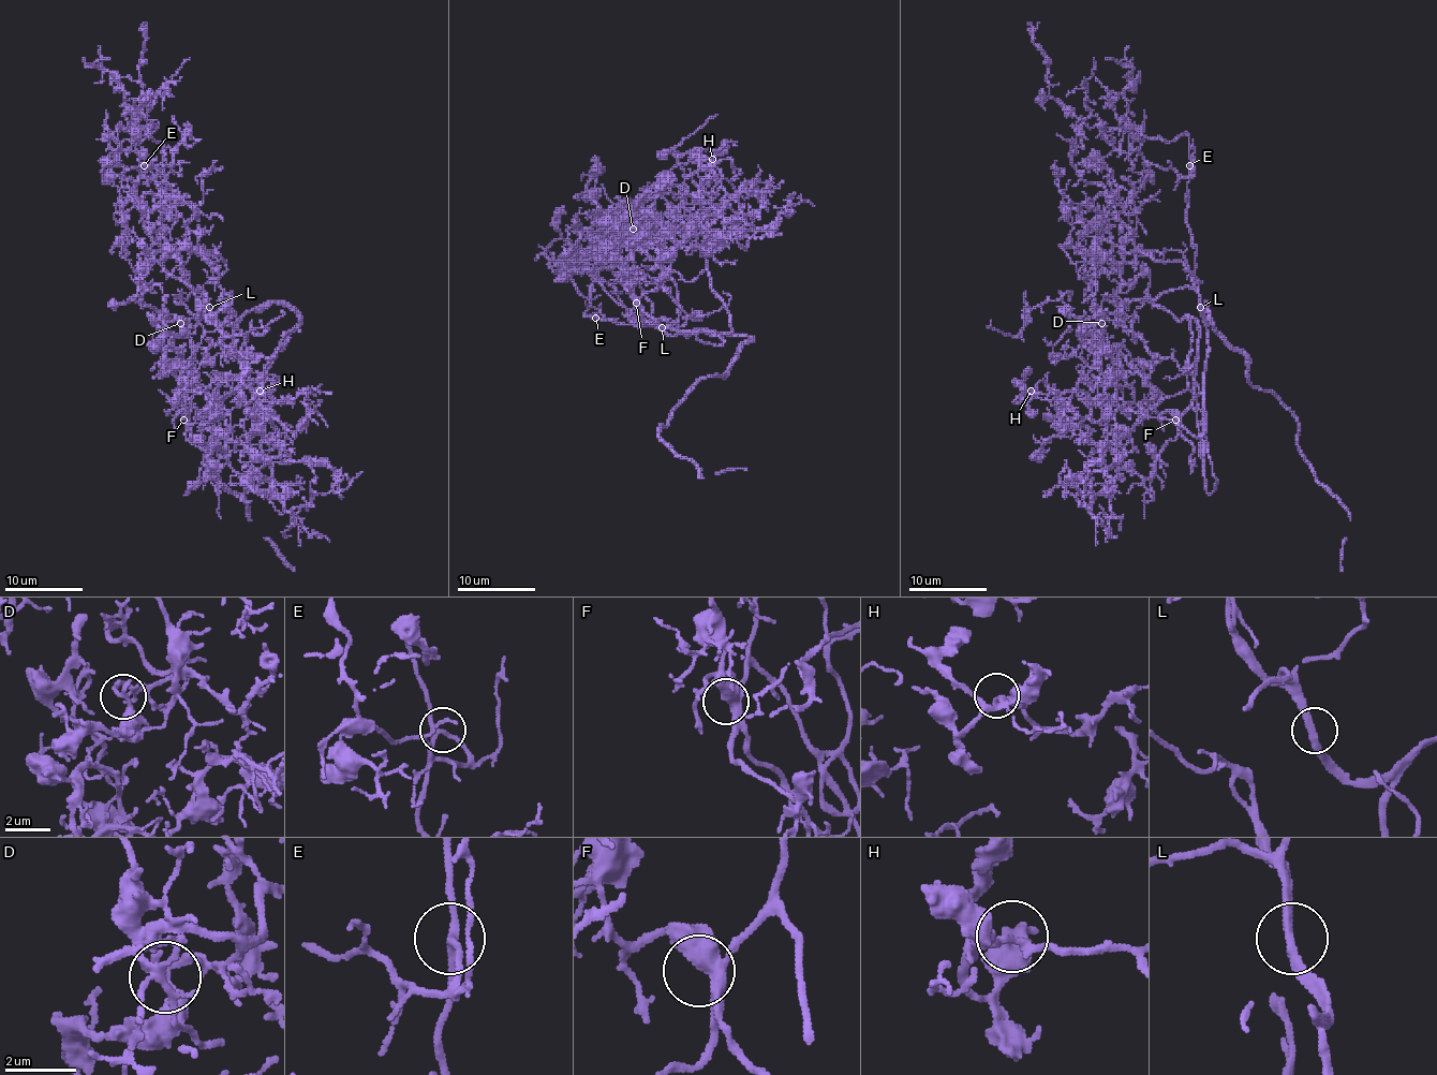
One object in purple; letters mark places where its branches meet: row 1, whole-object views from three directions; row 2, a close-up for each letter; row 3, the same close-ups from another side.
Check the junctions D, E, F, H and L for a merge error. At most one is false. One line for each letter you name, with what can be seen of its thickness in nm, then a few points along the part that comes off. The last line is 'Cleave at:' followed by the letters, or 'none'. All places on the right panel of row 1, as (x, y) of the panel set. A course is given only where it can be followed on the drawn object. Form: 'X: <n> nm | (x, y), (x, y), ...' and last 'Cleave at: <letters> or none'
Cleave at: none

